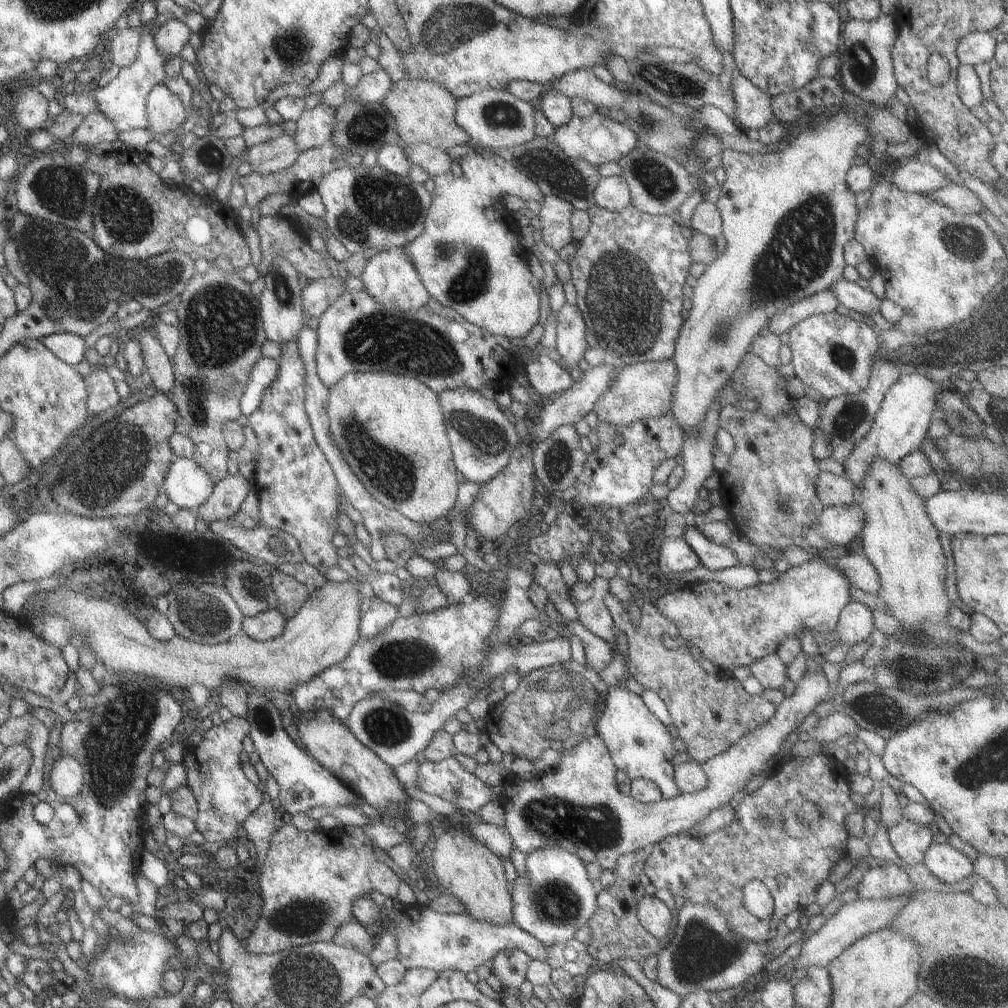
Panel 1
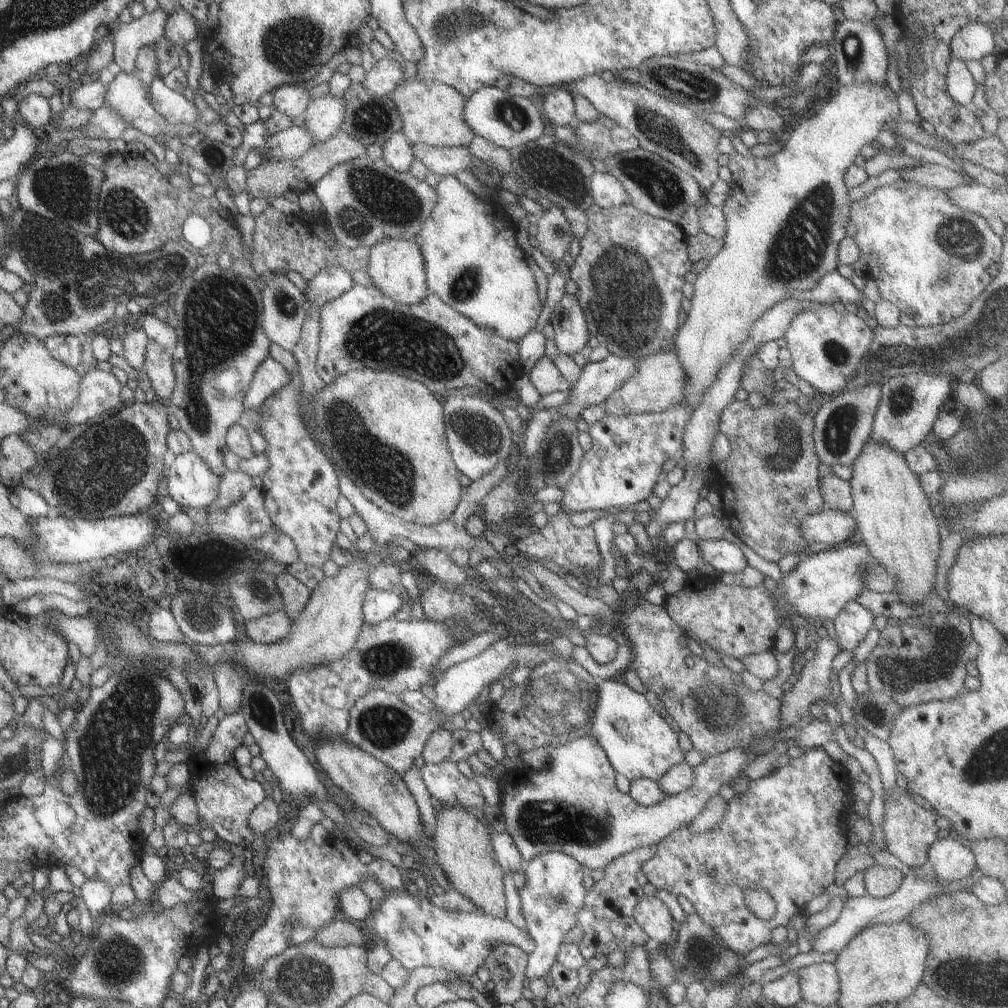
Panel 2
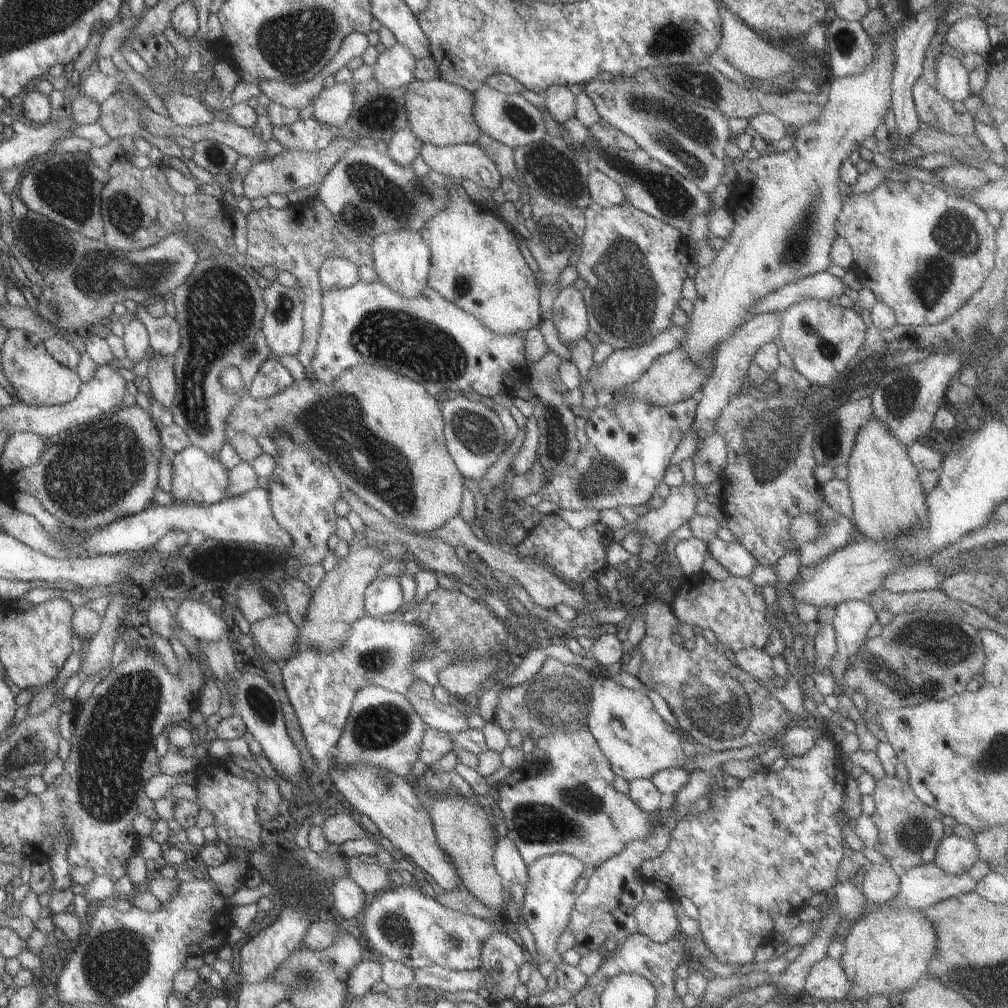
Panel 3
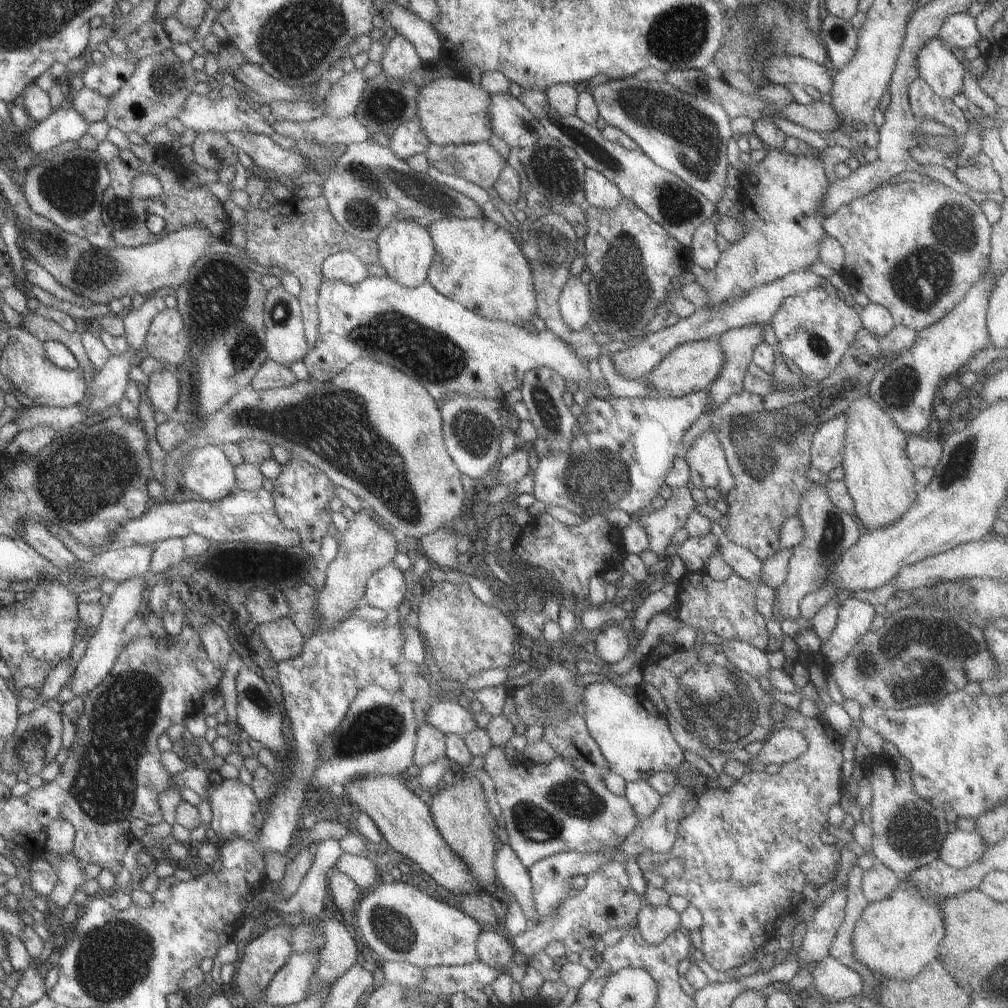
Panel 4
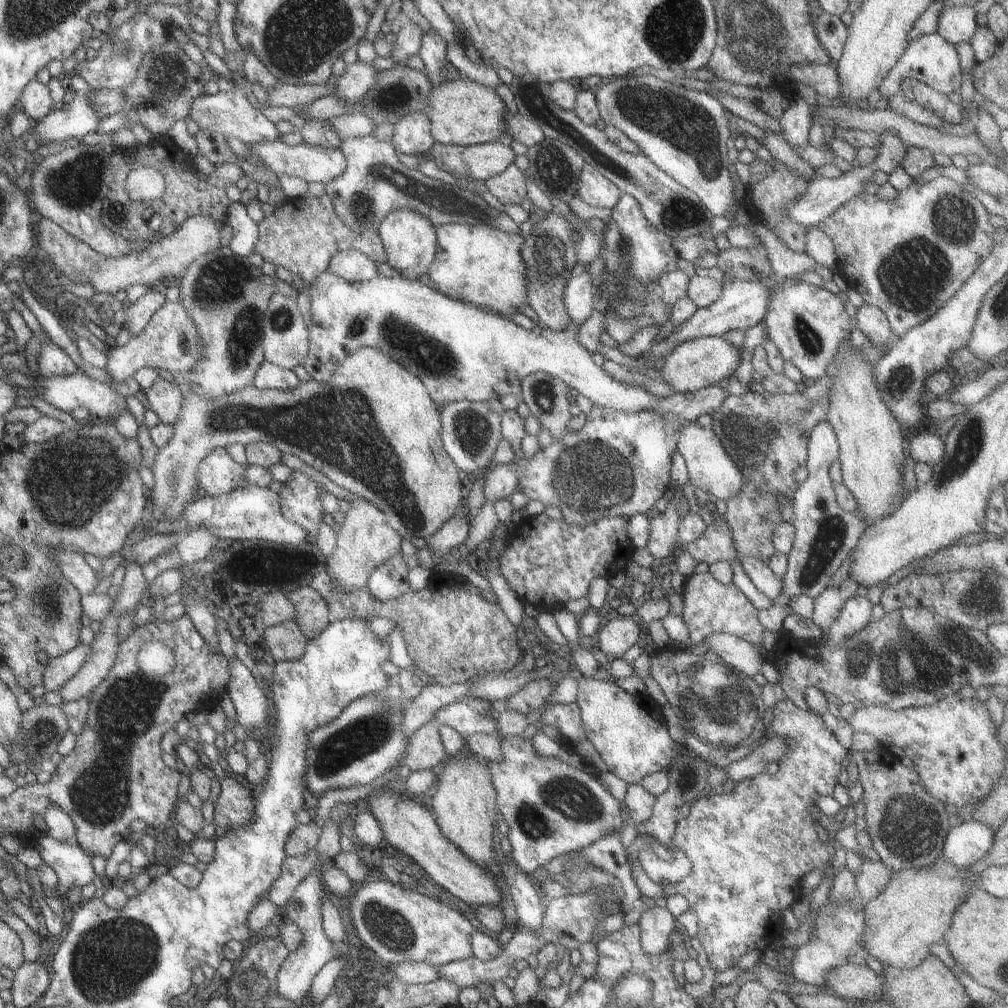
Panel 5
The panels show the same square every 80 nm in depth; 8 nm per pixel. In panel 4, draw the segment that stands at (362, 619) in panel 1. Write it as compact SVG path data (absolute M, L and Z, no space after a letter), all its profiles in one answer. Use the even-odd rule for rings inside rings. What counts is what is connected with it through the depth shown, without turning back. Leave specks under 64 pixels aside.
M388 563L369 576L362 597L366 605L392 612L405 598L406 589L403 572Z

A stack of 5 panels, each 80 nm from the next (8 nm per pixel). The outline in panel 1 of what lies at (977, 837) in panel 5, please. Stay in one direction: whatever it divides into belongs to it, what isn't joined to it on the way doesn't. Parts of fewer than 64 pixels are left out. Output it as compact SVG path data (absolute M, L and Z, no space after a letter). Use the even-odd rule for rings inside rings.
M931 843L923 853L922 863L929 874L945 884L972 876L972 863L948 843Z

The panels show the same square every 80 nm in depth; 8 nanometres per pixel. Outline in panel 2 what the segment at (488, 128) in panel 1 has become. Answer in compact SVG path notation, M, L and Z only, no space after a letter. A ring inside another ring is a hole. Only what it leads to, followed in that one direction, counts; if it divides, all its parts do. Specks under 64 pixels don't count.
M487 85L472 92L472 95L465 99L462 117L474 135L484 138L493 146L507 150L543 135L543 124L534 101L508 95L495 85Z

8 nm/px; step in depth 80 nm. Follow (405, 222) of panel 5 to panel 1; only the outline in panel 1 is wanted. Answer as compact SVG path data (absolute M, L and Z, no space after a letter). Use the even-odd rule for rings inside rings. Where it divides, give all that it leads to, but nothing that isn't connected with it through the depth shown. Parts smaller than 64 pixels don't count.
M391 247L388 249L377 249L375 256L365 261L360 278L363 290L380 305L392 306L399 312L416 311L421 308L430 296L423 288L417 276L413 263L404 253L404 247Z

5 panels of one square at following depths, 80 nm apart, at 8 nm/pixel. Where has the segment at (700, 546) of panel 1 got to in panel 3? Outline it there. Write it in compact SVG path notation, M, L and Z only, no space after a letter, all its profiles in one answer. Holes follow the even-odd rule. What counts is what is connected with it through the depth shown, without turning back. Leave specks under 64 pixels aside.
M713 538L707 542L706 547L709 558L720 564L729 575L746 577L757 564L747 549L737 541L728 543L719 538Z

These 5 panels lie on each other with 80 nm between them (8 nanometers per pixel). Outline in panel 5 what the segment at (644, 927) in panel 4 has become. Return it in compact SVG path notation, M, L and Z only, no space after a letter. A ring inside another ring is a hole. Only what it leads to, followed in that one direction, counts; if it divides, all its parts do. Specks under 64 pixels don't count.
M656 905L645 909L639 916L637 924L641 952L647 954L647 956L667 950L669 938L676 927L678 927L676 918L666 908L659 908Z

